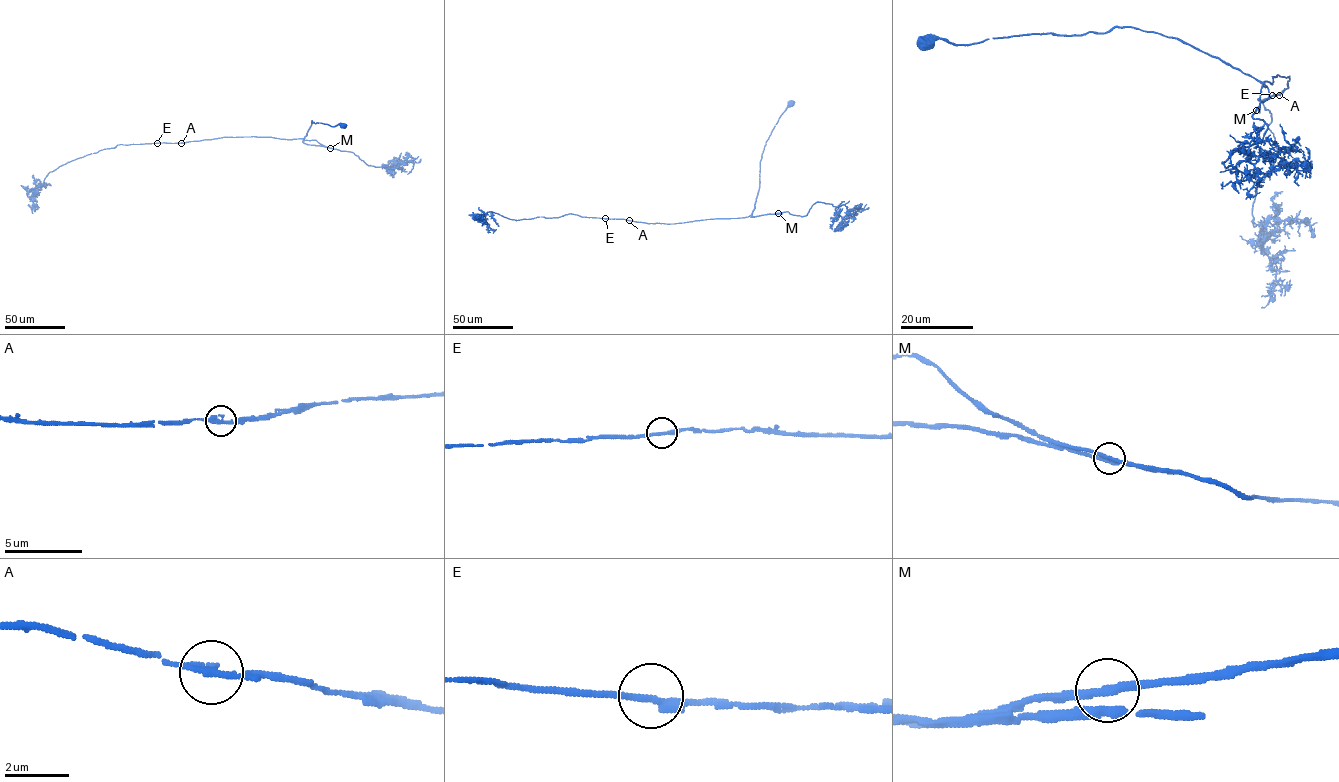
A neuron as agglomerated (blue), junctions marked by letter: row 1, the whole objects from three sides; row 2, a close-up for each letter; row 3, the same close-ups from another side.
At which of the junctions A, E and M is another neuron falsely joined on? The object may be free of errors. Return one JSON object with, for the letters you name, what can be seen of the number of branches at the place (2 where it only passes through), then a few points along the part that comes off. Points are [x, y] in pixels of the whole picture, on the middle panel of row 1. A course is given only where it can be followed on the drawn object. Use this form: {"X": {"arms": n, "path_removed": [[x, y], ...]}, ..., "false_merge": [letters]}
{"false_merge": []}

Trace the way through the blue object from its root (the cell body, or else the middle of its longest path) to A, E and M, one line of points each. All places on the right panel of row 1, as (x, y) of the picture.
A: (927, 43), (1135, 27), (1177, 38), (1261, 81), (1288, 77), (1279, 95)
E: (927, 43), (1135, 27), (1177, 38), (1261, 81), (1288, 77), (1287, 87), (1273, 95)
M: (927, 43), (944, 38), (972, 44), (1135, 27), (1177, 38), (1260, 80), (1266, 87), (1256, 109)

